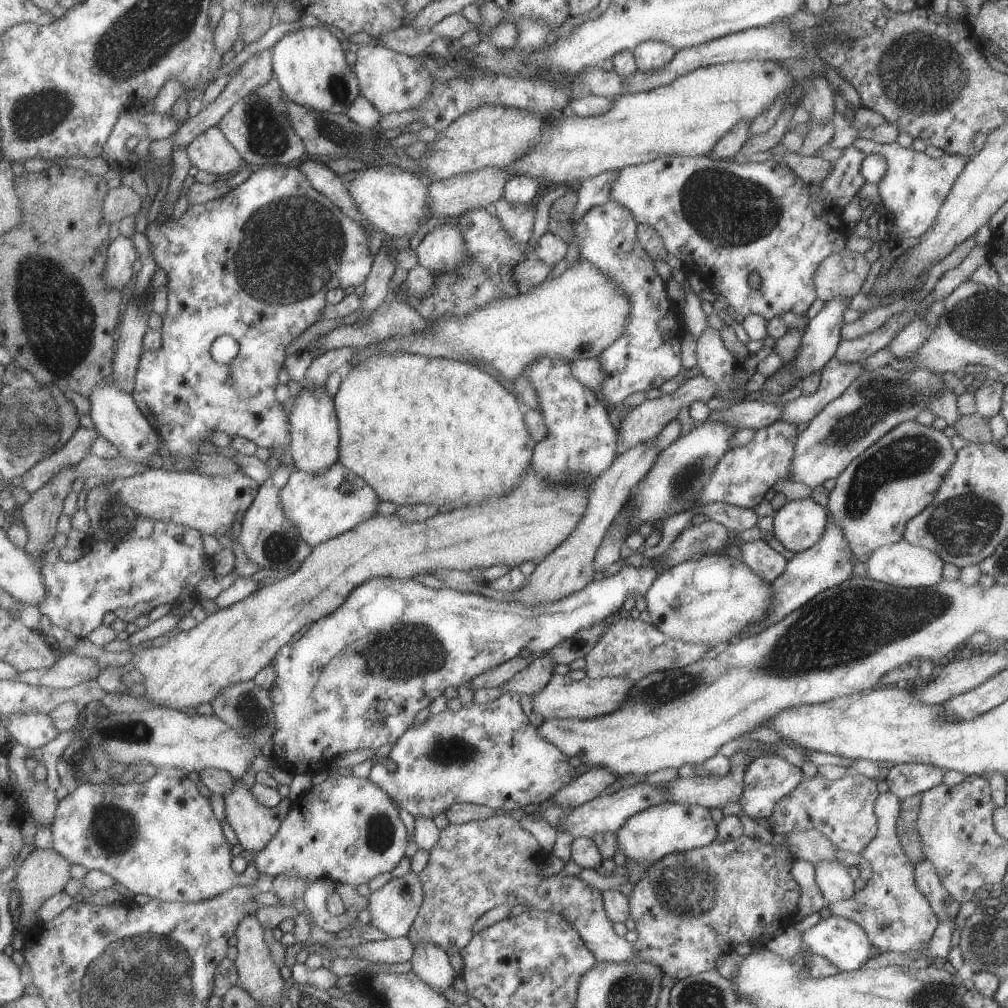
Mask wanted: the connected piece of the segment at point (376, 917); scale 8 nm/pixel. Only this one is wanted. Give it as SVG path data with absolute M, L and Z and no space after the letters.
M412 872L405 877L392 879L383 888L370 895L368 908L373 917L371 925L385 933L389 939L408 937L423 910L425 896L423 878L420 873Z

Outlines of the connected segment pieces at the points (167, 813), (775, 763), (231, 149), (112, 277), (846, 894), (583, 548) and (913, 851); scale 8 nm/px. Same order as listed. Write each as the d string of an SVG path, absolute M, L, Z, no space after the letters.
M166 768L160 770L154 778L144 783L115 783L114 785L106 784L100 786L100 784L83 783L70 795L65 797L62 801L62 807L57 813L57 820L52 826L55 839L55 850L60 852L64 857L68 858L73 865L86 866L90 871L97 869L107 874L110 874L118 884L126 886L131 892L136 895L146 894L153 899L159 899L162 901L177 901L180 903L198 903L207 899L212 899L217 895L222 895L224 892L230 891L235 887L255 887L258 884L261 871L256 864L256 870L254 870L254 864L252 864L252 870L244 872L244 874L238 874L234 868L232 868L232 861L234 860L234 854L232 854L232 844L228 842L226 834L224 834L224 824L216 818L214 814L214 806L212 806L212 800L209 797L204 796L198 788L197 782L194 782L188 773L178 768Z
M762 753L746 766L743 775L743 792L737 803L742 806L746 816L754 820L759 819L763 823L774 812L776 804L796 789L802 777L800 766L794 766L785 757Z
M220 125L198 136L187 150L192 164L216 176L230 176L230 172L239 172L246 164L242 152L232 144Z
M125 235L118 236L108 254L106 282L110 290L127 290L136 276L134 264L138 262L138 258L141 259L141 254L134 240Z
M822 860L818 866L814 866L818 888L827 903L840 902L854 896L857 889L848 870L849 867L838 860Z
M656 437L616 456L611 468L608 468L608 471L605 471L591 485L591 504L587 515L579 525L579 531L551 556L538 563L535 573L530 577L530 584L515 594L514 601L521 601L528 605L554 603L579 591L584 591L590 584L593 584L599 576L594 568L595 557L608 528L628 504L633 489L647 476L657 462L660 452L652 446L652 441L655 439Z
M921 794L910 796L900 802L900 812L897 820L897 833L904 848L905 855L916 866L925 858L922 852L922 842L916 828L921 806Z

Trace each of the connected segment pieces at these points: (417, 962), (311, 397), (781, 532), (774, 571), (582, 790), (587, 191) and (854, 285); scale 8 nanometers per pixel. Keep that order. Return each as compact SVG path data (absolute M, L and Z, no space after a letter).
M434 942L416 946L415 958L412 961L414 971L423 982L431 985L436 991L446 993L454 986L454 980L458 977L451 955Z
M312 384L312 388L303 388L294 404L296 406L291 413L291 432L295 464L300 471L322 474L340 462L343 432L336 399L328 394L326 388Z
M811 497L788 502L773 514L776 539L792 552L809 550L824 535L829 513Z
M757 538L740 546L742 561L764 583L774 583L786 570L788 561L764 540Z
M595 767L574 780L568 787L563 787L552 799L564 808L583 806L600 797L600 794L618 778L620 777L604 768Z
M609 171L599 176L587 179L580 184L580 203L576 206L573 213L572 226L576 227L584 218L599 205L604 205L610 200L611 183L618 171Z
M845 249L829 255L817 268L814 283L819 297L824 303L836 296L852 299L861 292L871 264L865 254Z

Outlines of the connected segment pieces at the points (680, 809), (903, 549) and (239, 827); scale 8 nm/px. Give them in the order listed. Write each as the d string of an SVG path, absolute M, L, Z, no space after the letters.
M667 801L631 816L615 834L618 848L624 852L628 860L638 862L638 866L645 868L645 872L668 854L702 848L718 837L717 825L710 815L709 808Z
M904 538L898 543L883 545L872 552L865 566L871 580L894 587L932 588L943 580L945 563L932 550L909 544Z
M248 779L239 780L238 786L225 797L227 806L228 821L235 830L240 844L247 850L254 851L255 854L263 852L276 839L283 828L285 818L290 815L294 801L292 798L285 798L280 806L269 808L262 804L254 792L252 792L252 782Z

